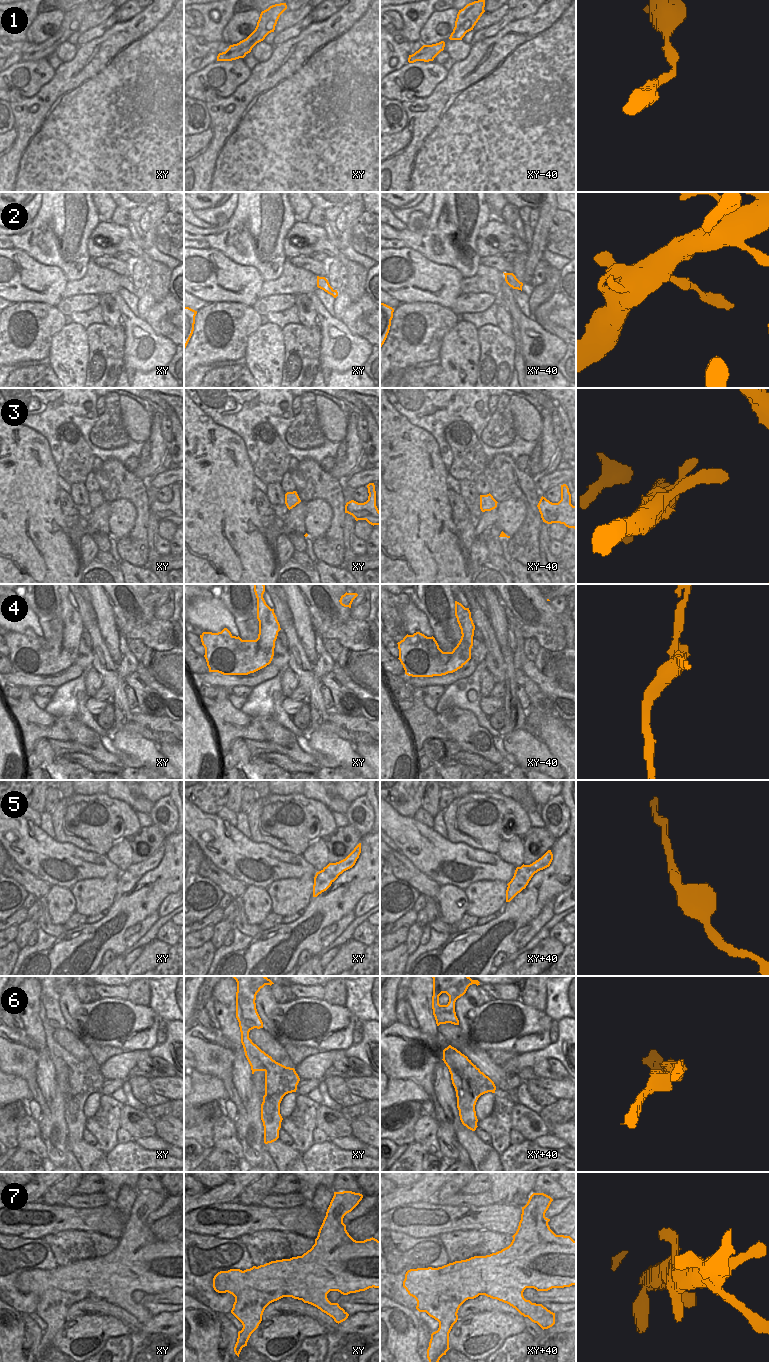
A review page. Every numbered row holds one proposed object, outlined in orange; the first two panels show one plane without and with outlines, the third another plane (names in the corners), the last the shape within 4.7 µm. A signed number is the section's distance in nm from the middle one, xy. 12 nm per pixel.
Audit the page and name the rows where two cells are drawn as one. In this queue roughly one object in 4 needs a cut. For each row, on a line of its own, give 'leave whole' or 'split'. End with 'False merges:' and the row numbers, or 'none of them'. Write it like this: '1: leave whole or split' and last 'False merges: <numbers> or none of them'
1: leave whole
2: leave whole
3: leave whole
4: split
5: split
6: split
7: leave whole
False merges: 4, 5, 6

